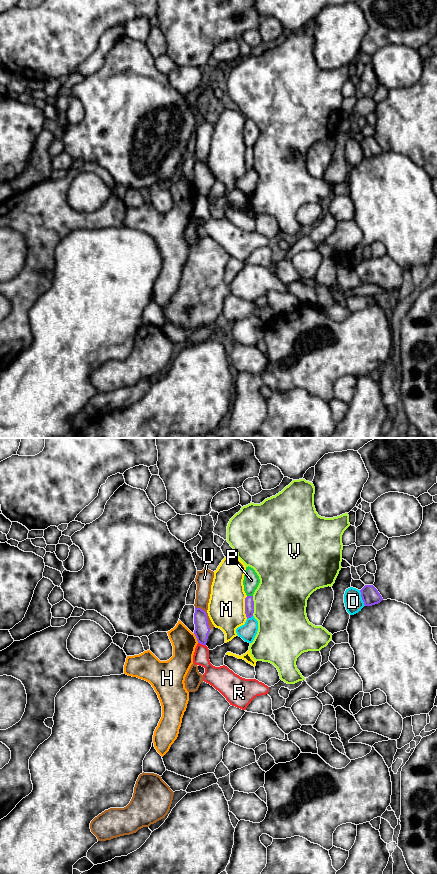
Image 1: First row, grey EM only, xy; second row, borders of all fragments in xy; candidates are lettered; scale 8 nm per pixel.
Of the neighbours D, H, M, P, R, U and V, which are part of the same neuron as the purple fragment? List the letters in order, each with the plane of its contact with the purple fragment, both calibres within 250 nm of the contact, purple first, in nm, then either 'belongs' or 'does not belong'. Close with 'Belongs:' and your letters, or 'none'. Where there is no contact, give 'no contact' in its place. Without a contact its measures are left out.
D: xy | 140/150 nm | does not belong
H: xy | 120/200 nm | does not belong
M: xy | 80/300 nm | does not belong
P: xy | 80/130 nm | does not belong
R: xy | 120/130 nm | does not belong
U: xy | 120/120 nm | does not belong
V: xy | 80/420 nm | does not belong
Belongs: none

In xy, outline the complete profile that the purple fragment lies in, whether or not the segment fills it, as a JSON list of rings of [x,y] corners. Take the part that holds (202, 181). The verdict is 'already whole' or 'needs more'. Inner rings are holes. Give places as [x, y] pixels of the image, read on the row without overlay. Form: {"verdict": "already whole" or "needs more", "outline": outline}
{"verdict": "already whole", "outline": [[[195,159],[194,176],[195,176],[194,186],[197,190],[197,193],[198,195],[205,198],[207,195],[210,180],[208,177],[207,166],[201,160]]]}

